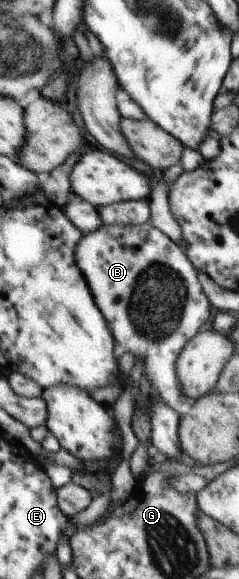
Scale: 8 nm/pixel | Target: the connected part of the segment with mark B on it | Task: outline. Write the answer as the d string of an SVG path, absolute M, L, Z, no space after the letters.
M151 221L141 225L103 224L97 231L83 235L75 247L75 263L83 272L95 303L115 337L137 361L143 361L147 383L153 390L151 399L161 399L177 409L187 401L177 379L176 361L186 343L199 333L199 327L211 317L211 302L203 291L198 272L180 247Z

